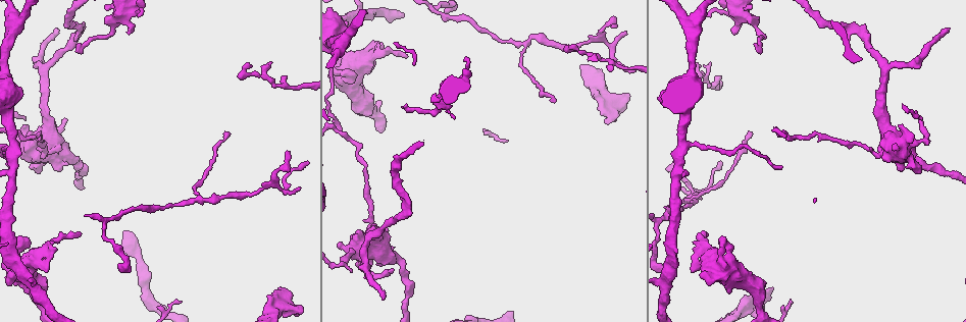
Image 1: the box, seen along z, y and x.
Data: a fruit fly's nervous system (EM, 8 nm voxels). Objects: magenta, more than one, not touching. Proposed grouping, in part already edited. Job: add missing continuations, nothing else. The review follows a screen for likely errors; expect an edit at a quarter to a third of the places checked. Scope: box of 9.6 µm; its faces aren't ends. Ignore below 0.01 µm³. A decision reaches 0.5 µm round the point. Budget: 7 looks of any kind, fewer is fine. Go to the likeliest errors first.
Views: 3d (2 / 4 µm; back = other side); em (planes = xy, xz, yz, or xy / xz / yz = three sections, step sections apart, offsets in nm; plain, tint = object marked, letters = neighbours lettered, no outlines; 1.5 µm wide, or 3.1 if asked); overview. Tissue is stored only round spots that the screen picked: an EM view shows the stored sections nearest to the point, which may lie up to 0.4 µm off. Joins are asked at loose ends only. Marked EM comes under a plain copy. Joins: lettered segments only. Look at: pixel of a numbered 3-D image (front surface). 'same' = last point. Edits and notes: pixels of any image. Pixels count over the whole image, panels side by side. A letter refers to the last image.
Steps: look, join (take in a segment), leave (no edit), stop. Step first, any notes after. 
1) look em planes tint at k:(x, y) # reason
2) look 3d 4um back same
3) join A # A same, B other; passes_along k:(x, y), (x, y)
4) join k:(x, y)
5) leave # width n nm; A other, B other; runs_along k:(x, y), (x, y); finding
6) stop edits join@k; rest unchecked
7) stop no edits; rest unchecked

look em planes letters at 1:(286, 152) # thin end

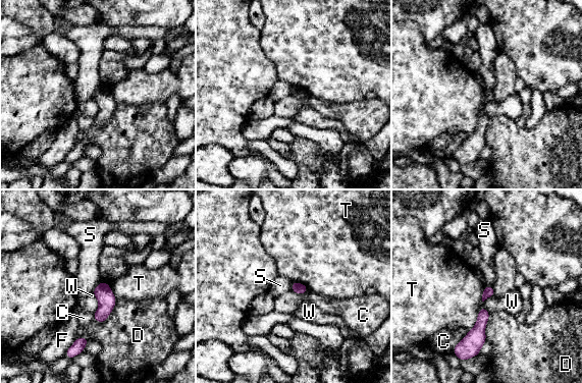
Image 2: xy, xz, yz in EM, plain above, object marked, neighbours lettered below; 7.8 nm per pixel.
leave # C other, D other, F other, S other, T other, W other; border 2:(102, 281), (92, 292); none of them fits

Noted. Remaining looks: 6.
look 3d 2um at 1:(382, 299) # free end

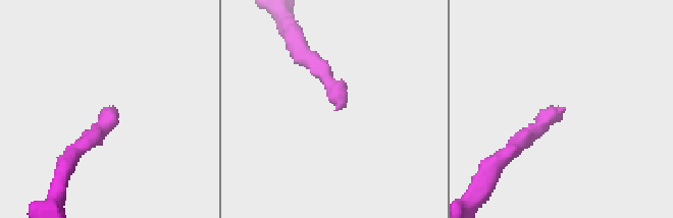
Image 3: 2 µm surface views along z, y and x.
look em 3.1um planes letters at 3:(343, 104)

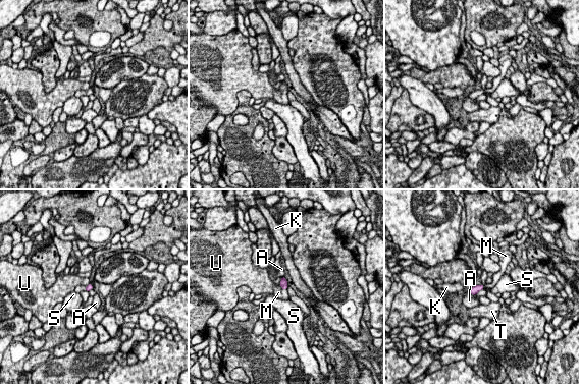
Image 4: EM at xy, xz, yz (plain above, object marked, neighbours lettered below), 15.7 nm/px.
join M # A other, K other, M same, S other, T other, U other; it goes on there

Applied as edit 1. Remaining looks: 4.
look overview

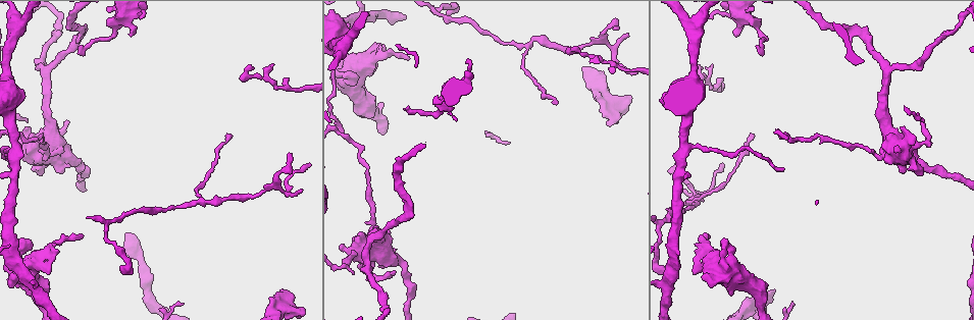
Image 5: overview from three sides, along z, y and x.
look 3d 4um at 5:(275, 296) # free end

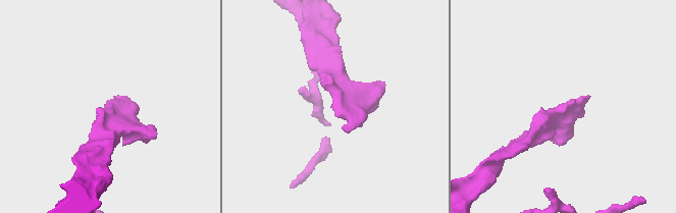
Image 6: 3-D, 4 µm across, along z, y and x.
look em planes letters at 6:(559, 107) # arm_widths 280, 360 nm; shape alone is not enough

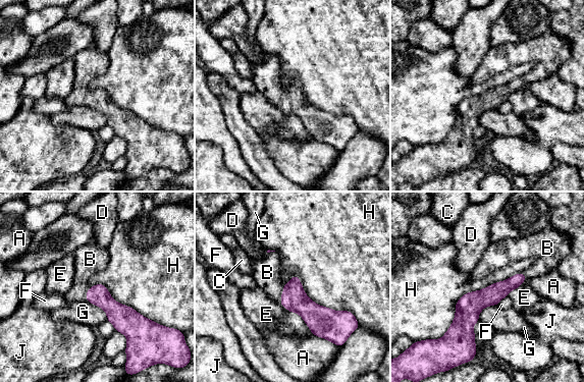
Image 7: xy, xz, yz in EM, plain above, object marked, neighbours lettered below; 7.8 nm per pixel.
join B # width 170 nm; A other, B same, C other, D other, E other, F other, G other, H other, J other; the neuron continues

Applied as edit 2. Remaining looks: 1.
stop edits join@4, join@7; rest unchecked

